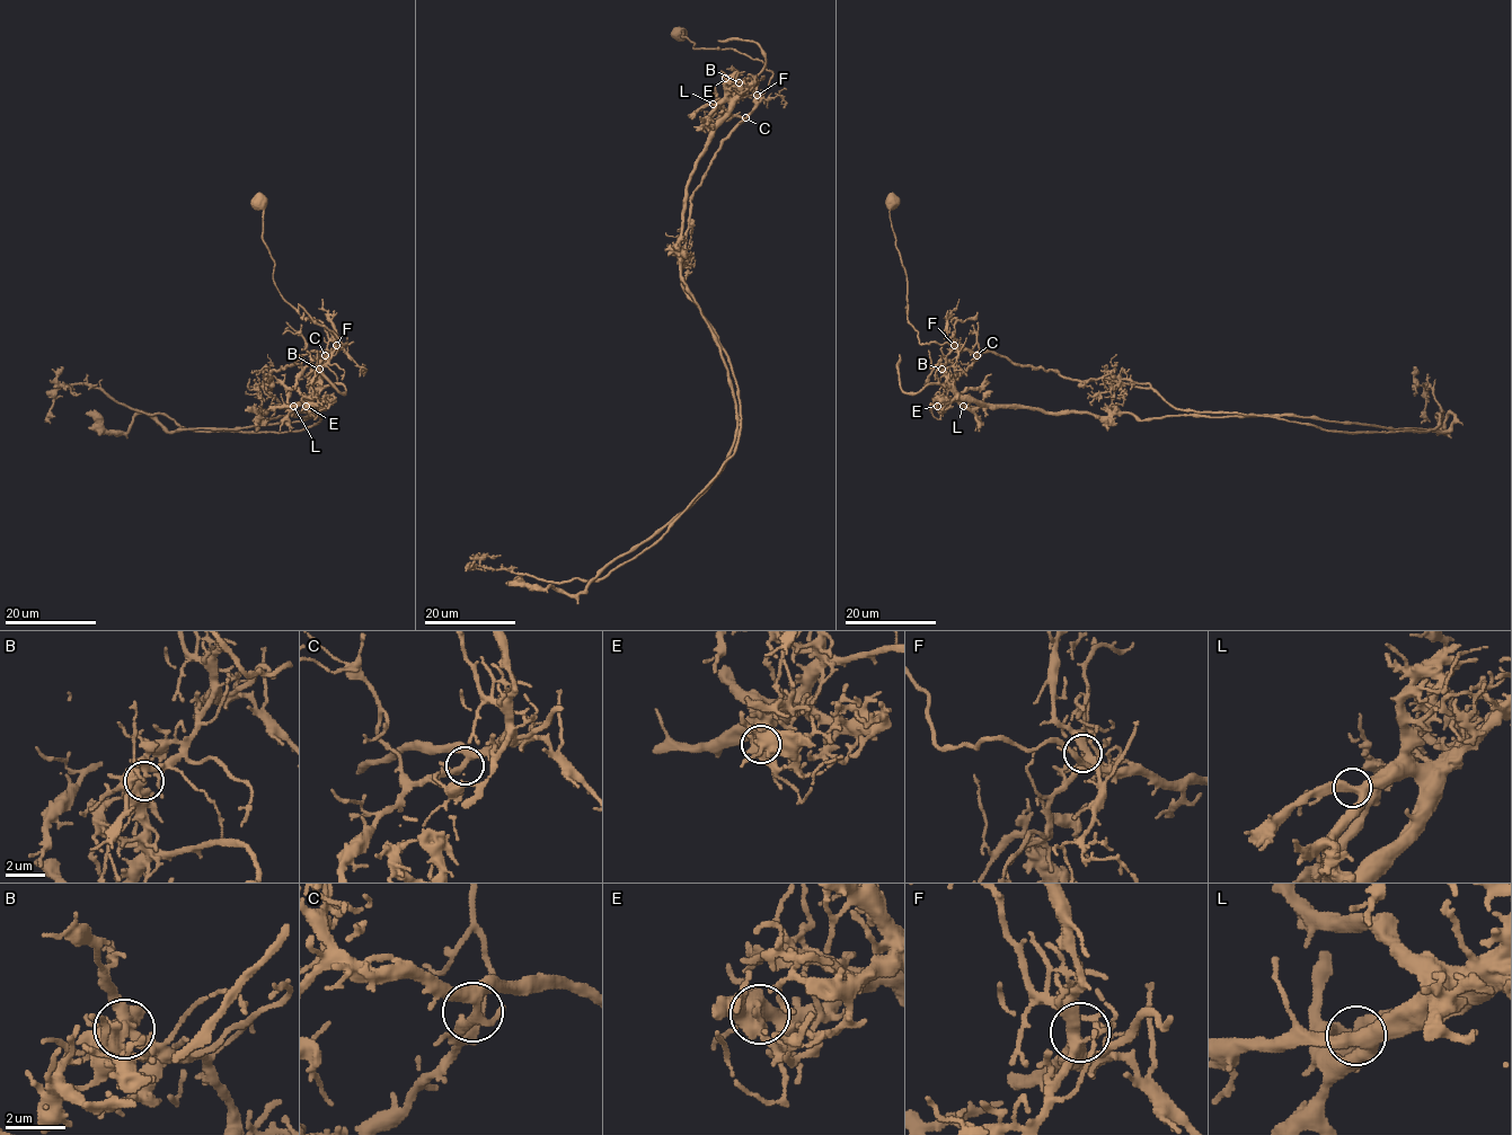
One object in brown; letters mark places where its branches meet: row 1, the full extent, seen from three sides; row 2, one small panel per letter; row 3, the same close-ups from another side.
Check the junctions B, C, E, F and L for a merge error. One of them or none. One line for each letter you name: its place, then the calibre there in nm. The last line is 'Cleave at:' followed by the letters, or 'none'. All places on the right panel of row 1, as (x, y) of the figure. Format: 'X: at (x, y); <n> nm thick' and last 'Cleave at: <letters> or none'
B: at (942, 369); 440 nm thick
Cleave at: B

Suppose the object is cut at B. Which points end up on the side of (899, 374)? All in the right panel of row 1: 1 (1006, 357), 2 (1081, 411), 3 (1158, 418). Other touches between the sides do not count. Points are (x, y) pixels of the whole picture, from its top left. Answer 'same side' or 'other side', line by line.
1: other side
2: same side
3: same side

